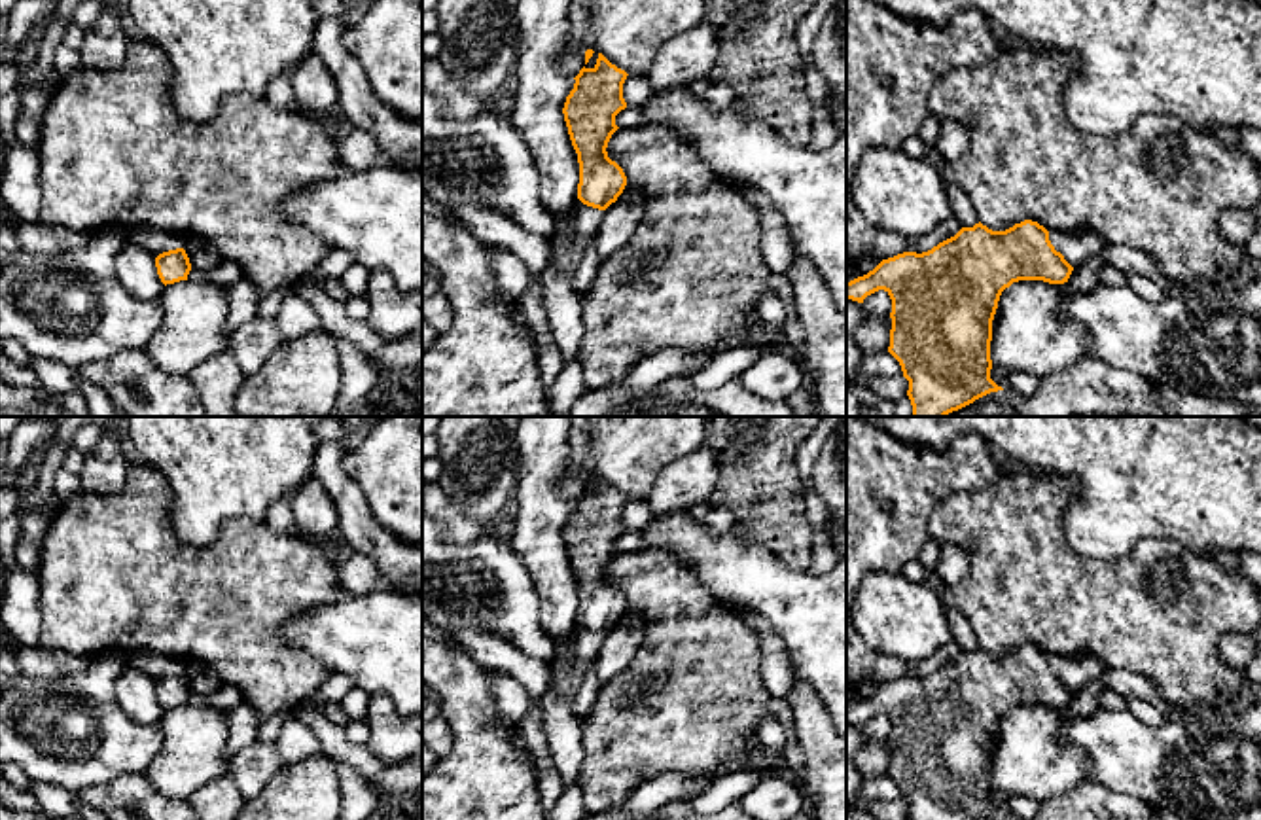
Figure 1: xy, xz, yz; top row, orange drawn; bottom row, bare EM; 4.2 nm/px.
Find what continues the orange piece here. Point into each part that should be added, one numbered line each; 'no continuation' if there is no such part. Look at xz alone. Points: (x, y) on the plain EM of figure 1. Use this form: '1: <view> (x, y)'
1: xz (563, 731)

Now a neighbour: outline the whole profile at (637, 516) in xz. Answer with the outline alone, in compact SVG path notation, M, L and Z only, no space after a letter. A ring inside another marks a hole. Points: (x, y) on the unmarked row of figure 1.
M629 498L623 508L623 523L627 530L642 532L651 523L653 513L646 500Z

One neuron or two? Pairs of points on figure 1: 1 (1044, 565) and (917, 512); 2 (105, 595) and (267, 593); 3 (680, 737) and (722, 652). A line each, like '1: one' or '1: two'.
1: two
2: one
3: one

